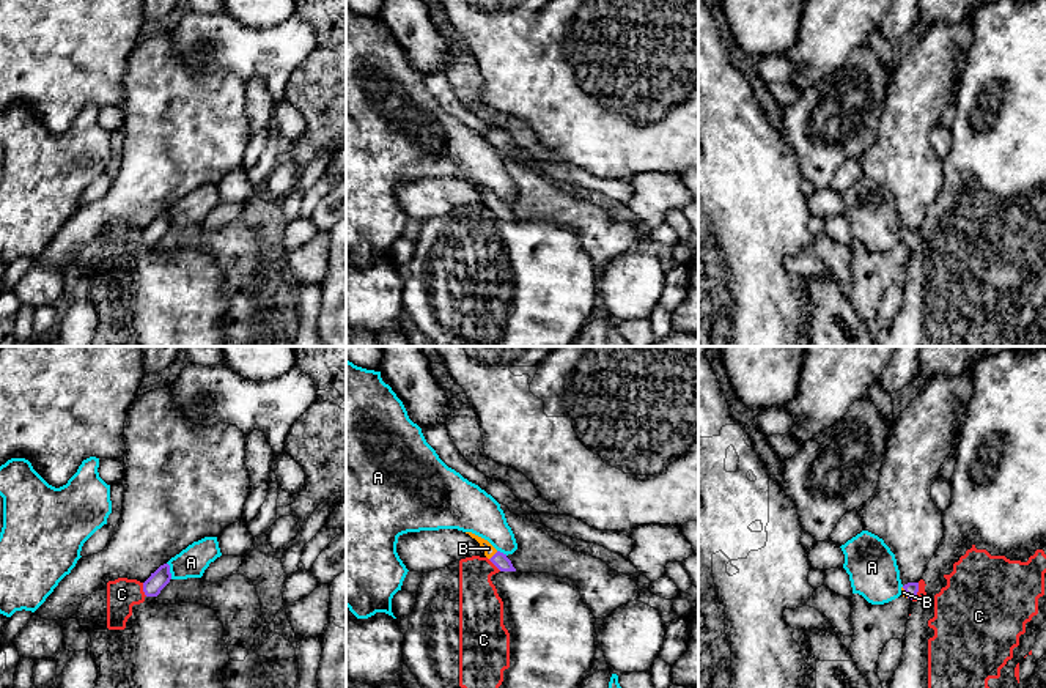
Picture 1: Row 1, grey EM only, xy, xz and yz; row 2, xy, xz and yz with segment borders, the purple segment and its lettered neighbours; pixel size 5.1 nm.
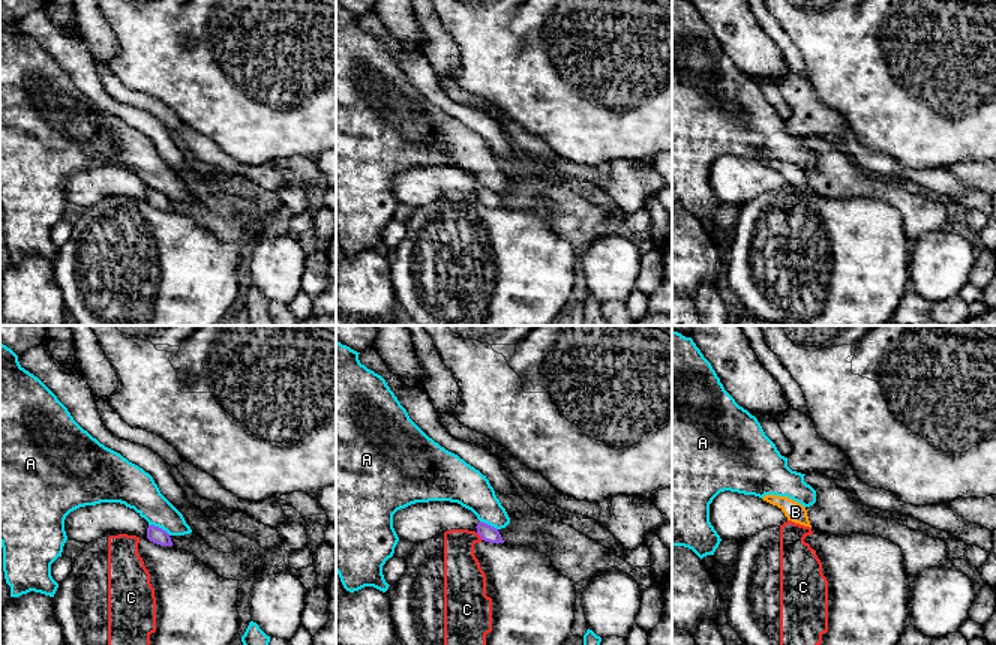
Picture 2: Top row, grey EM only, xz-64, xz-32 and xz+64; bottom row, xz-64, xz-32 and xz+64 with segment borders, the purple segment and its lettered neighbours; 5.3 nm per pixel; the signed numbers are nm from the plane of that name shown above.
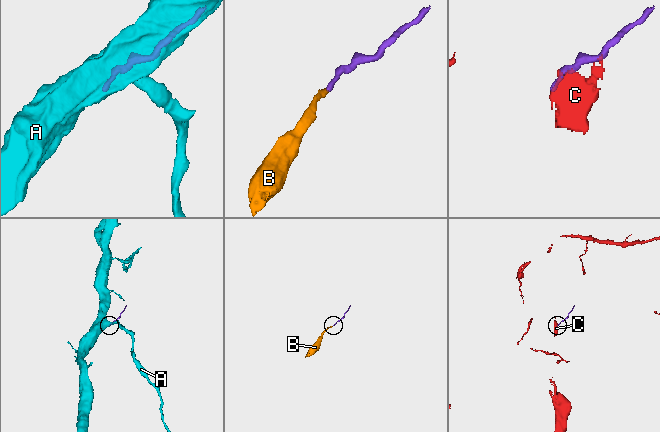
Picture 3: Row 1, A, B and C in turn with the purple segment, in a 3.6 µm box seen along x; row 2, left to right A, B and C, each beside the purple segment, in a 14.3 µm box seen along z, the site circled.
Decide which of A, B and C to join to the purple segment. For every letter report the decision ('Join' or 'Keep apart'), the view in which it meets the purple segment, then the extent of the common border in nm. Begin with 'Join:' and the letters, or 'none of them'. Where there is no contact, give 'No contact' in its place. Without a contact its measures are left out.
Join: B
A: Keep apart. Touches purple in xy. Shared border 90 nm
B: Join. Touches purple in xz. Shared border 60 nm
C: Keep apart. Touches purple in yz. Shared border 100 nm

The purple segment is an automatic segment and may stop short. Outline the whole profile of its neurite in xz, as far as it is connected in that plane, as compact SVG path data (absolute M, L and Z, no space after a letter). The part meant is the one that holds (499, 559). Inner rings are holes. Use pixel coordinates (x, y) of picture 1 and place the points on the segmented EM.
M466 532L469 534L472 538L475 538L480 546L484 551L484 556L500 570L500 571L516 571L516 568L513 567L511 560L506 557L506 554L497 551L488 540L472 534L472 532Z

